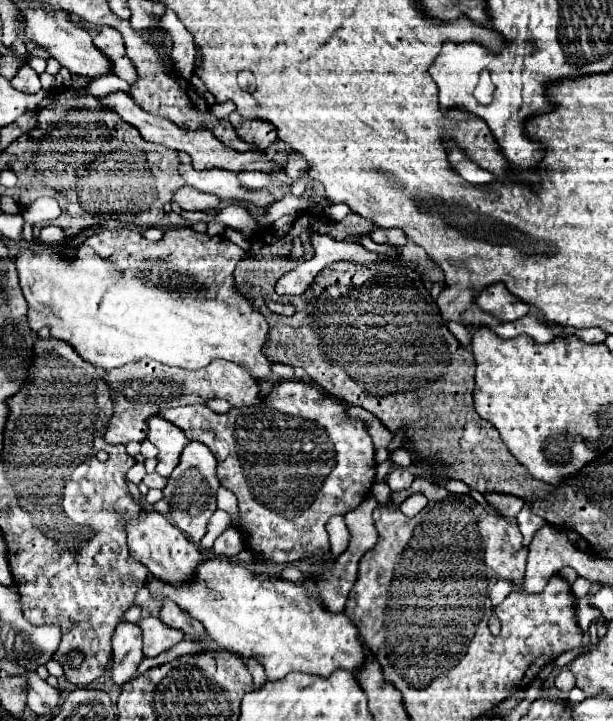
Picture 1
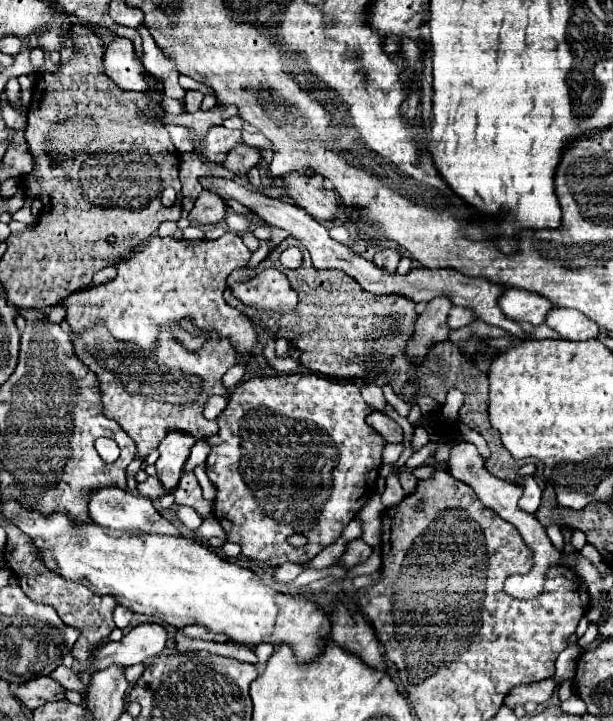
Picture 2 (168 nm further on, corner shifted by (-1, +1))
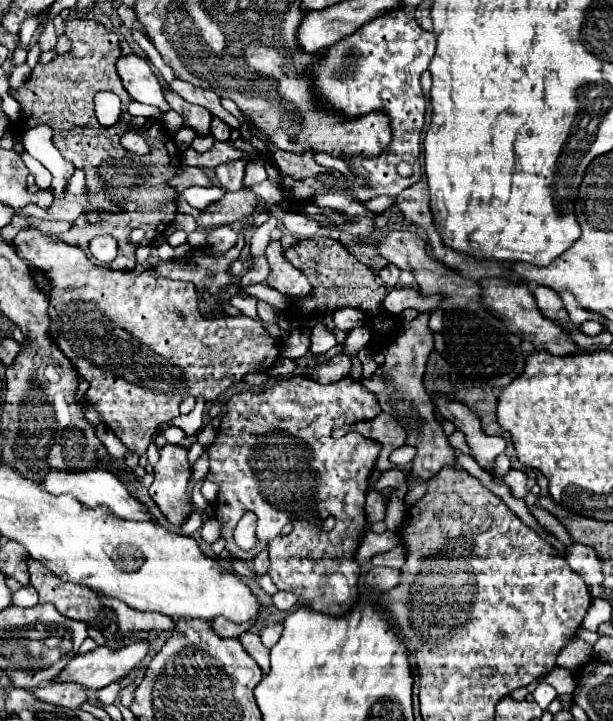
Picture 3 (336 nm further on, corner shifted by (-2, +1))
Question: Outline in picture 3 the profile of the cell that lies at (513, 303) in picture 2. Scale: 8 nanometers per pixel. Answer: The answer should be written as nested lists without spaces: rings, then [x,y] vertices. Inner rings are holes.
[[[536,286],[534,288],[534,298],[538,302],[538,310],[542,312],[544,318],[550,318],[550,320],[556,320],[560,324],[568,324],[568,314],[566,310],[562,310],[562,300],[560,296],[552,290],[552,288],[546,288],[546,286]]]

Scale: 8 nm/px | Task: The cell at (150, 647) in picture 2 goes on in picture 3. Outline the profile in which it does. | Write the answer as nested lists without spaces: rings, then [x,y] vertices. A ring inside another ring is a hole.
[[[138,638],[132,644],[110,650],[108,646],[96,646],[92,652],[74,656],[60,672],[62,682],[76,682],[88,690],[100,690],[110,682],[122,680],[136,668],[148,654],[150,640]]]

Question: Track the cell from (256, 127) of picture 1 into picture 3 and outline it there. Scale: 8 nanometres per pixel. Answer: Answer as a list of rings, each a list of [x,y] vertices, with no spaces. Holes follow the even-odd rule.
[[[230,160],[224,162],[216,168],[216,178],[222,182],[222,186],[226,186],[228,190],[240,190],[242,188],[242,180],[244,180],[244,170],[246,170],[246,160]]]

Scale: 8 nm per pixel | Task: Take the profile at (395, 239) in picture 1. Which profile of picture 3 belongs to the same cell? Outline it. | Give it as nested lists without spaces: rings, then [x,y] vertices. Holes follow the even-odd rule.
[[[388,264],[388,266],[384,266],[380,272],[378,272],[378,276],[380,276],[380,280],[386,284],[386,286],[390,286],[390,288],[394,288],[394,286],[398,286],[398,278],[400,278],[400,270],[394,266],[394,264]]]

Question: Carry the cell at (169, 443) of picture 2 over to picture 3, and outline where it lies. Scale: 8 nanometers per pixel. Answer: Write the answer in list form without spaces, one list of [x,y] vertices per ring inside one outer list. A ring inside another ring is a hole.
[[[164,444],[160,448],[160,462],[154,468],[154,482],[148,488],[148,494],[158,504],[160,512],[172,522],[180,526],[182,520],[192,512],[188,480],[190,480],[190,462],[188,448],[178,444]]]

